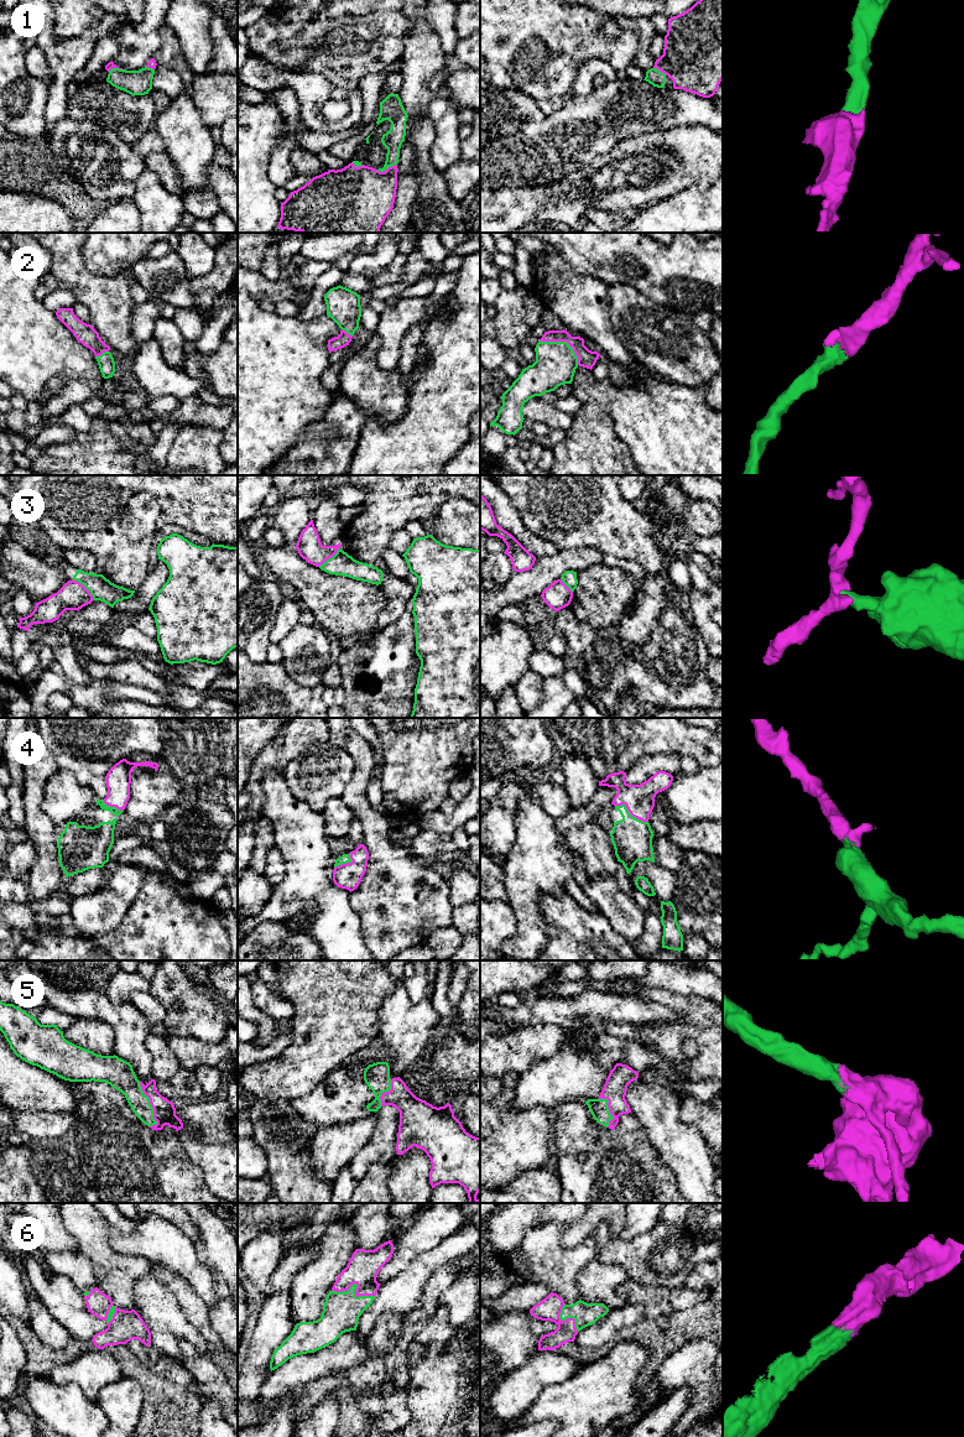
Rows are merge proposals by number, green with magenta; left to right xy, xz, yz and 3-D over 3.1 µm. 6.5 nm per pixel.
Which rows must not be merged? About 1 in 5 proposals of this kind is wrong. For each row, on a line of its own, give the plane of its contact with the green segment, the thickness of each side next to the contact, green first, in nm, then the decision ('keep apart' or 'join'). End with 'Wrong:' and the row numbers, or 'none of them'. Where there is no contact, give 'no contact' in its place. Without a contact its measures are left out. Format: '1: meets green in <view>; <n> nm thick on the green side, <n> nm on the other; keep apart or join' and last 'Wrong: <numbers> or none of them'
1: meets green in xz; 130 nm thick on the green side, 420 nm on the other; join
2: meets green in yz; 260 nm thick on the green side, 120 nm on the other; join
3: meets green in xy; 150 nm thick on the green side, 190 nm on the other; keep apart
4: meets green in yz; 260 nm thick on the green side, 190 nm on the other; join
5: meets green in xy; 170 nm thick on the green side, 140 nm on the other; join
6: meets green in xz; 240 nm thick on the green side, 200 nm on the other; join
Wrong: 3

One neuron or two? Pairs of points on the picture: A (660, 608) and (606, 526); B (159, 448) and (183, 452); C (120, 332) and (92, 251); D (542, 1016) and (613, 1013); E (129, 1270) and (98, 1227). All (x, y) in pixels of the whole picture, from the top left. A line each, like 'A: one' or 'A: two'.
A: two
B: two
C: two
D: one
E: one

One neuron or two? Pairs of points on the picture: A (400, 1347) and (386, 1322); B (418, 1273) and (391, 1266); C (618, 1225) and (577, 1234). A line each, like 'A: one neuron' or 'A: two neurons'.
A: one neuron
B: two neurons
C: one neuron

